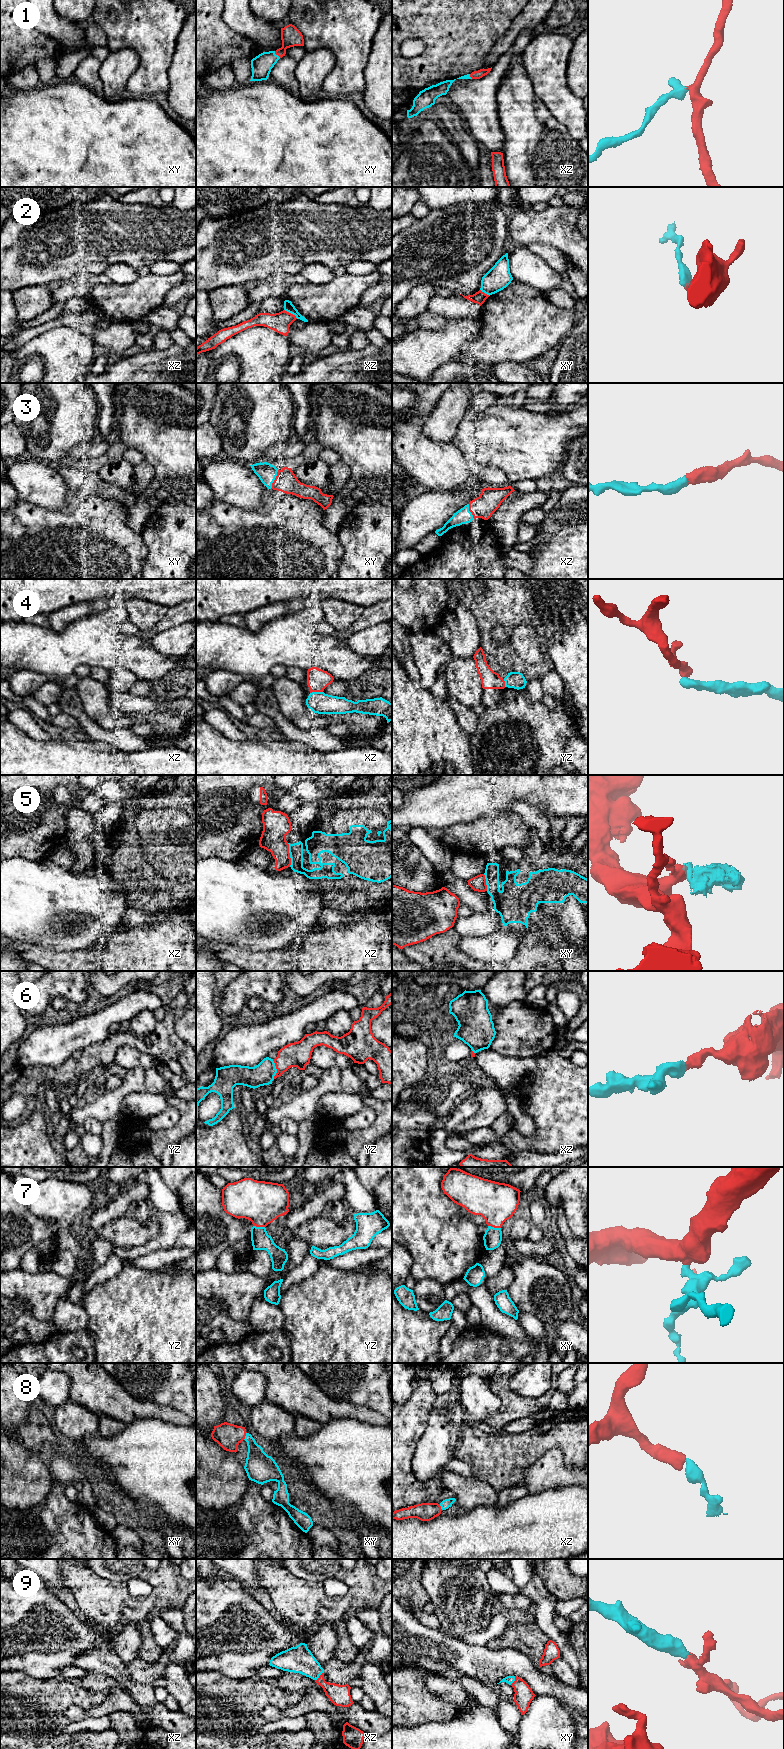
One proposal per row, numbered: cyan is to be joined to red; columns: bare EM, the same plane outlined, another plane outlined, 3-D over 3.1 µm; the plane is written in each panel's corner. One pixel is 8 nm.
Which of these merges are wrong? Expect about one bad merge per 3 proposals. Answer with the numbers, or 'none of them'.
2, 4, 5

